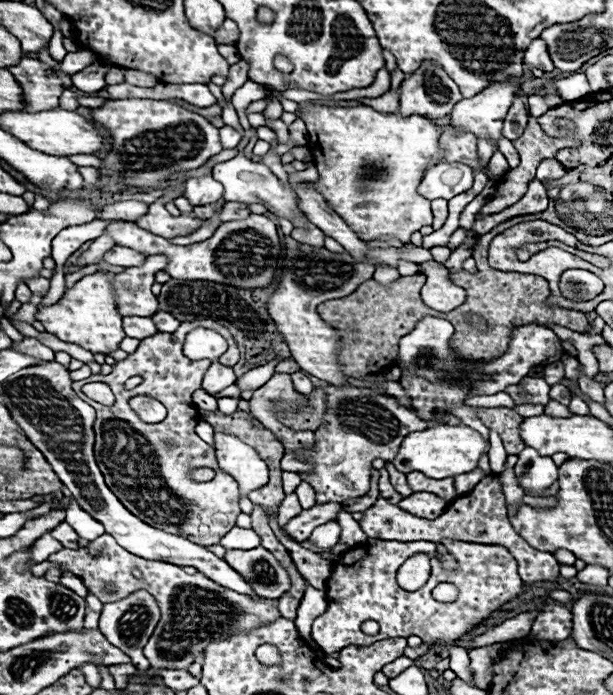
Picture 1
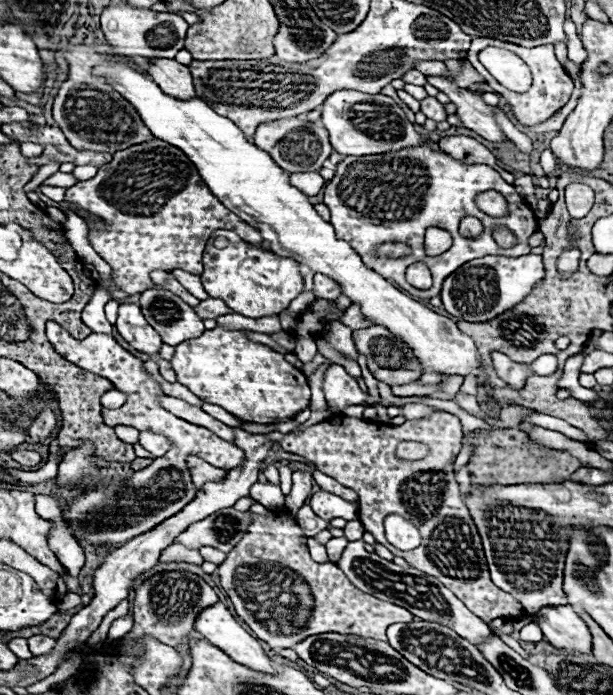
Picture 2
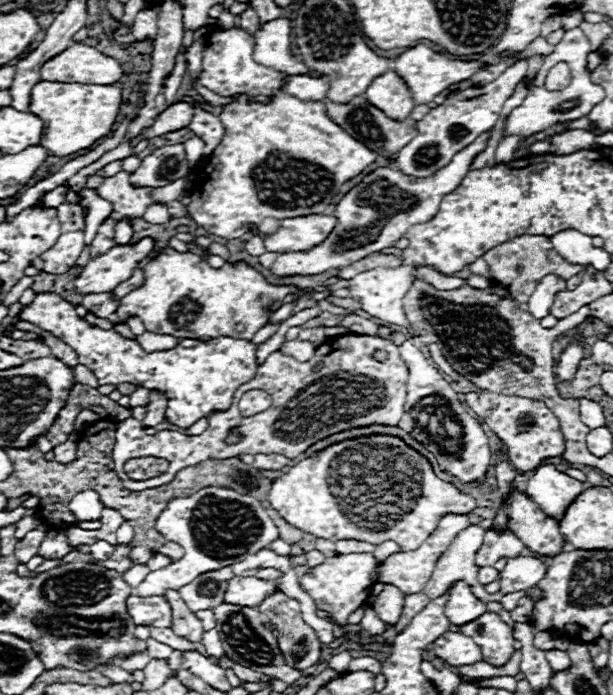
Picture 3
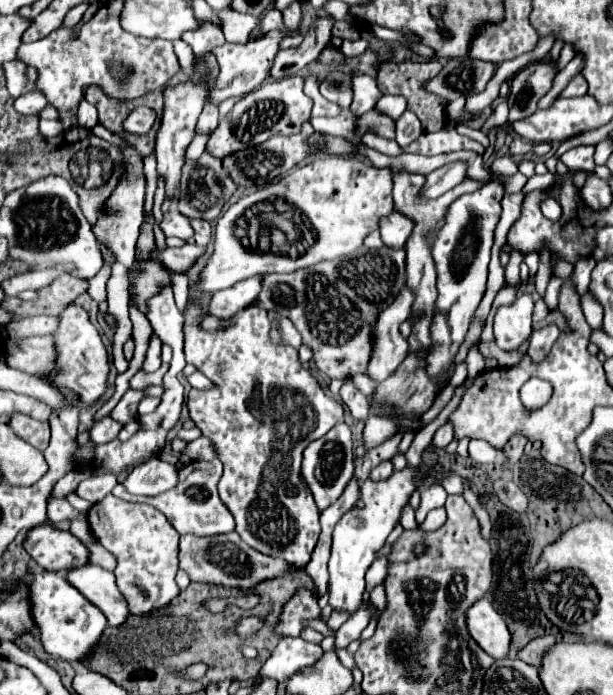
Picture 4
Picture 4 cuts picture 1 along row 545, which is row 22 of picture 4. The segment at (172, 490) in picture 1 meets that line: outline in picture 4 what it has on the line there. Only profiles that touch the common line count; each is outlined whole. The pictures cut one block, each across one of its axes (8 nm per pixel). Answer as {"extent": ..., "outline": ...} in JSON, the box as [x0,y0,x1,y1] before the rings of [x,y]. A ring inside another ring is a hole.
{"extent":[182,20,226,58],"outline":[[[200,20],[200,30],[190,30],[188,34],[182,34],[182,40],[192,46],[196,58],[210,52],[214,46],[220,46],[226,42],[220,24],[210,20]]]}

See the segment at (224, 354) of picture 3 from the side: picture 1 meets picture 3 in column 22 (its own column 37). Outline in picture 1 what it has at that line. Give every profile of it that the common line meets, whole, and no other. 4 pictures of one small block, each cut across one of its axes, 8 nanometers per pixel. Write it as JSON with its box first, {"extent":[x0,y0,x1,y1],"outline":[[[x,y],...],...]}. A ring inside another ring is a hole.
{"extent":[36,274,124,354],"outline":[[[90,274],[78,280],[70,290],[64,292],[64,296],[52,304],[38,308],[36,320],[44,324],[46,332],[56,334],[64,342],[78,344],[80,348],[92,352],[92,354],[110,354],[118,350],[118,344],[124,340],[122,330],[122,316],[116,312],[116,300],[114,292],[110,288],[110,274]]]}

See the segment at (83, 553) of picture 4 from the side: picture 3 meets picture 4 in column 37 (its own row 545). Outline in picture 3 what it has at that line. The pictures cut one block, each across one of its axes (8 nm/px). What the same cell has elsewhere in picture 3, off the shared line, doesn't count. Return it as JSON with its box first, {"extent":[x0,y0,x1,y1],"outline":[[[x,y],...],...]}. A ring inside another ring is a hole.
{"extent":[506,492,564,556],"outline":[[[512,492],[506,502],[508,528],[536,554],[556,556],[562,552],[564,536],[558,530],[558,522],[546,516],[534,500],[524,492]]]}

